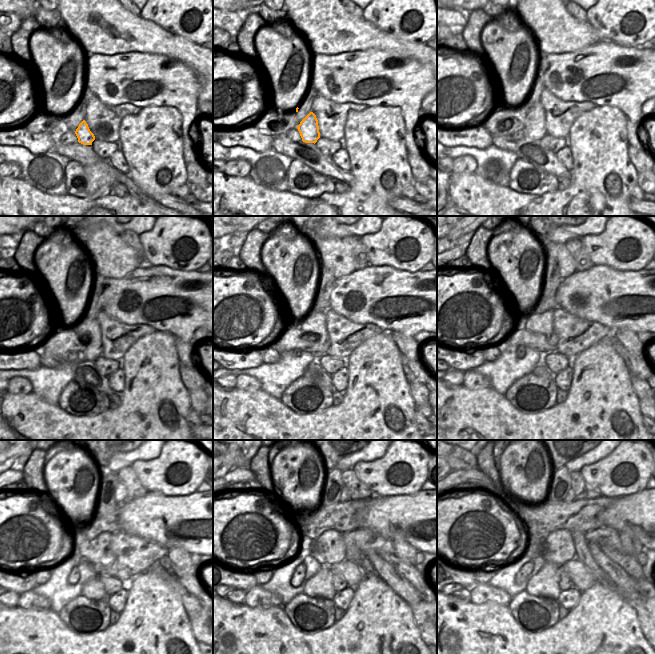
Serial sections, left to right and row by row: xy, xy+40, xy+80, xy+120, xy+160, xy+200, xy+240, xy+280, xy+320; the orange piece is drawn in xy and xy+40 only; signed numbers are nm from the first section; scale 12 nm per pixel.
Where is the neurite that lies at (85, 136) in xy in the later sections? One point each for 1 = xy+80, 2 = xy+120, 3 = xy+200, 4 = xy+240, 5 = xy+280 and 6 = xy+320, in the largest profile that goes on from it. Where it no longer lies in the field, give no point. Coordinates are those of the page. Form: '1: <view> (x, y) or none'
1: xy+80 (534, 120)
2: xy+120 (87, 338)
3: xy+200 (537, 332)
4: xy+240 (97, 551)
5: xy+280 (329, 549)
6: xy+320 (558, 547)

